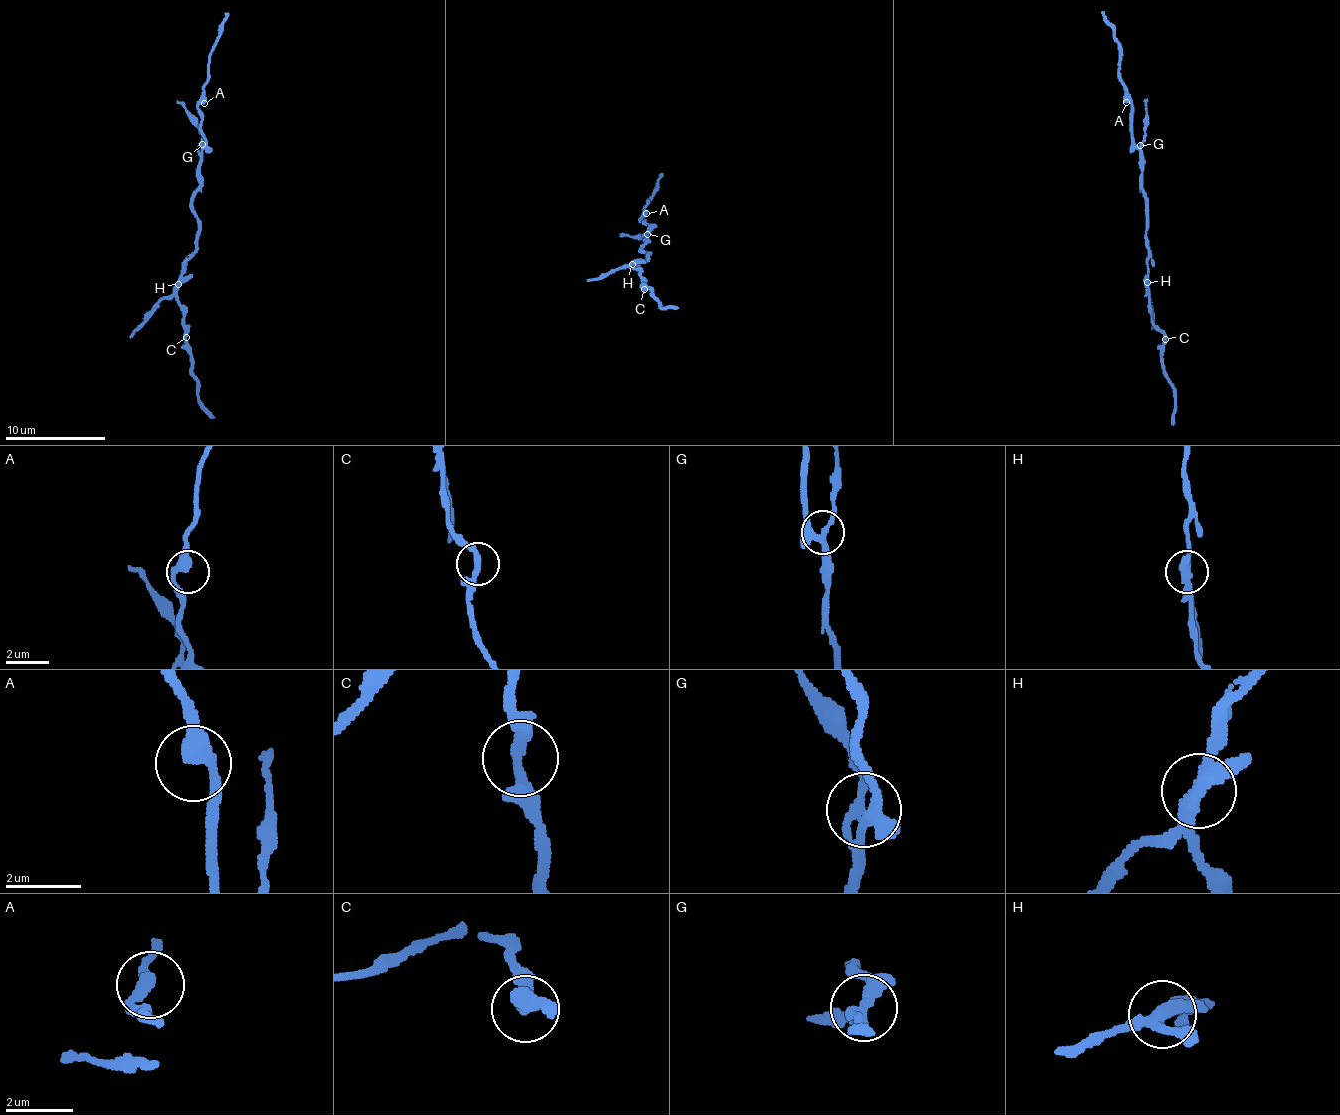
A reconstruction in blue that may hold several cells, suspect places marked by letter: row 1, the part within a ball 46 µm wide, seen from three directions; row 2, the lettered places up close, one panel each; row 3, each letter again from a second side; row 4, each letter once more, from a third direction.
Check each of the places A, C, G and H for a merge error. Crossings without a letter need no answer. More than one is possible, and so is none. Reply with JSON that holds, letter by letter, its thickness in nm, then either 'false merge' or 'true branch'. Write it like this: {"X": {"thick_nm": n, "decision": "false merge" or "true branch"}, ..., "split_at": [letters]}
{"A": {"thick_nm": 360, "decision": "true branch"}, "C": {"thick_nm": 240, "decision": "true branch"}, "G": {"thick_nm": 280, "decision": "true branch"}, "H": {"thick_nm": 300, "decision": "false merge"}, "split_at": ["H"]}

